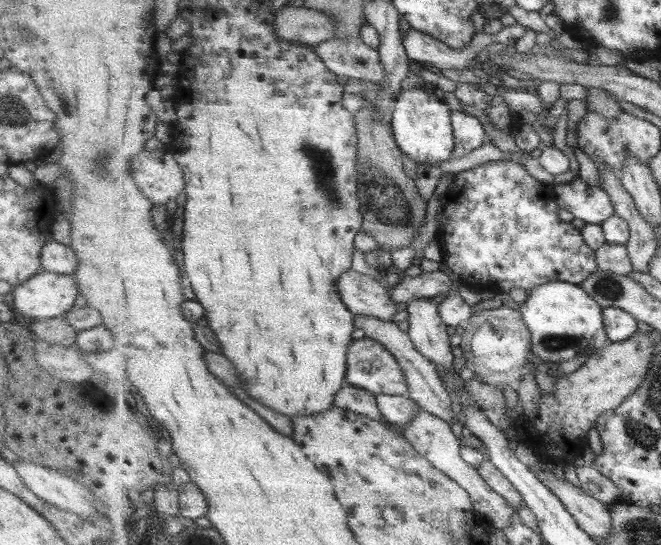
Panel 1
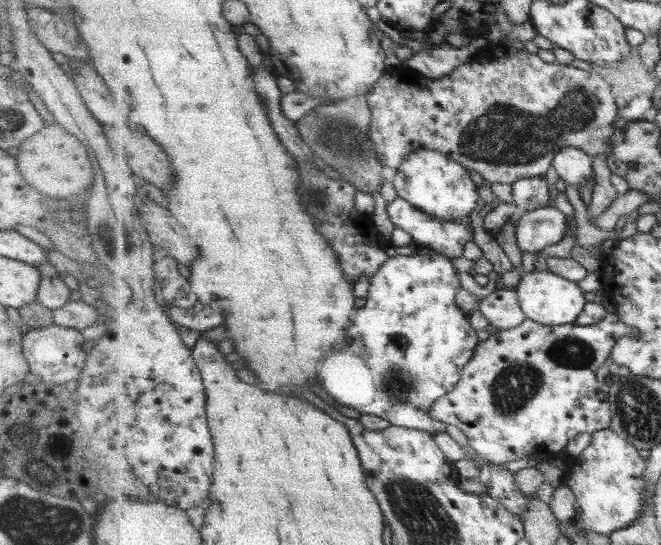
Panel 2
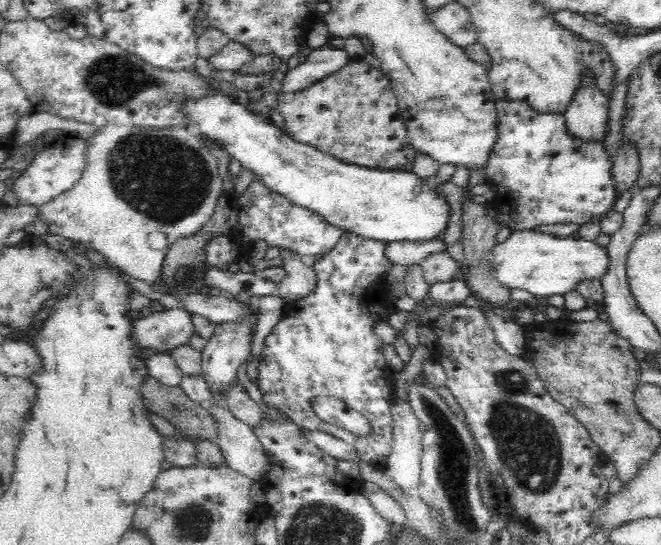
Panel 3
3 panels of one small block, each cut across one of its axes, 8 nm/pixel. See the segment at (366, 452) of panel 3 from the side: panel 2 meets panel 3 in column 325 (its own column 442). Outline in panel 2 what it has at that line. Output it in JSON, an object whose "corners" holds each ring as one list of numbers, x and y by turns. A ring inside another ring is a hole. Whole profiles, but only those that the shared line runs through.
{"corners":[[425,249,422,254,413,256,396,255,391,256,381,268,379,268,377,274,371,278,369,294,367,296,367,304,363,308,357,308,354,314,351,314,351,320,347,323,347,348,359,356,365,362,365,368,369,368,372,383,373,383,373,394,367,392,367,398,343,398,341,402,345,406,351,406,355,410,361,412,361,406,363,406,363,414,373,414,389,420,392,425,398,427,412,428,417,430,423,430,432,432,435,435,447,431,448,424,439,420,433,419,430,415,430,408,436,401,441,399,442,396,449,394,455,390,459,382,462,382,463,372,466,370,467,363,471,362,471,359,475,356,475,350,479,346,479,338,477,338,477,332,475,328,471,326,469,322,469,314,467,314,457,303,456,296,458,295,459,289,461,289,459,282,458,269,455,266,454,259,447,254,433,252]]}

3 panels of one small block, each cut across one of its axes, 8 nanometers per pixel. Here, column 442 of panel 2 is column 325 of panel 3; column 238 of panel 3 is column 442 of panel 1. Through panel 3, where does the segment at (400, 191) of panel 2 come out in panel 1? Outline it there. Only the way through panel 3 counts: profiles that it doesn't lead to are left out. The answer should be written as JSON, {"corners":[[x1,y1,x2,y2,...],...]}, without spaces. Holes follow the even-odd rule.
{"corners":[[421,88,402,92,391,110,390,123,405,156,409,155,418,165,435,164,452,158,456,147,452,110,438,92,428,94]]}

